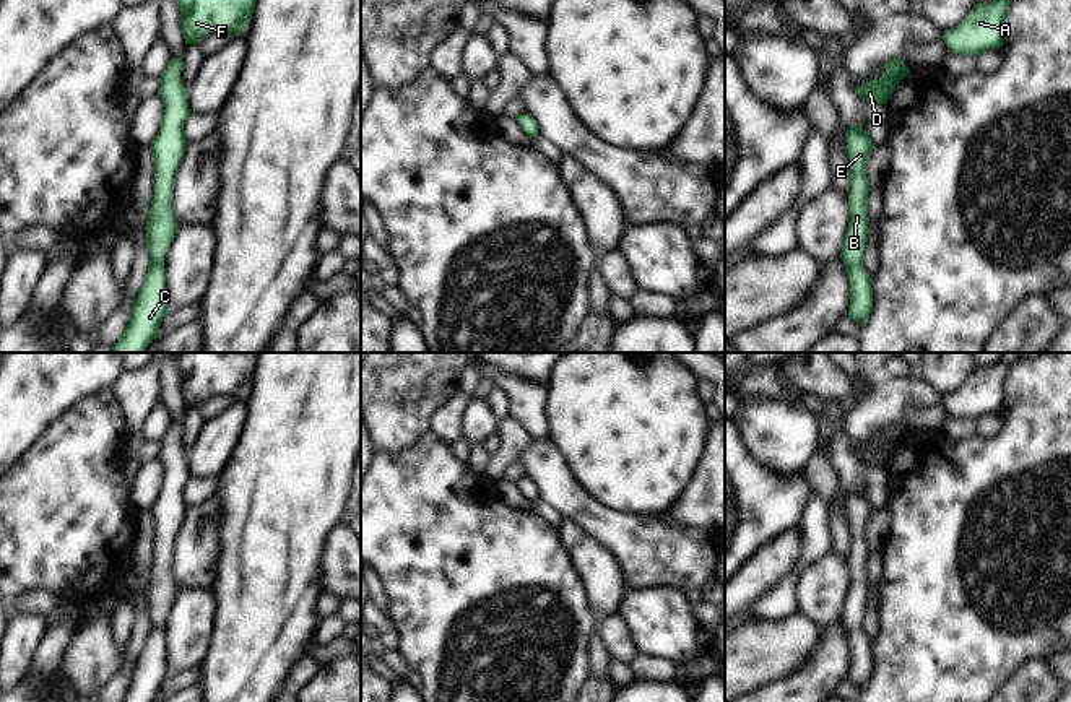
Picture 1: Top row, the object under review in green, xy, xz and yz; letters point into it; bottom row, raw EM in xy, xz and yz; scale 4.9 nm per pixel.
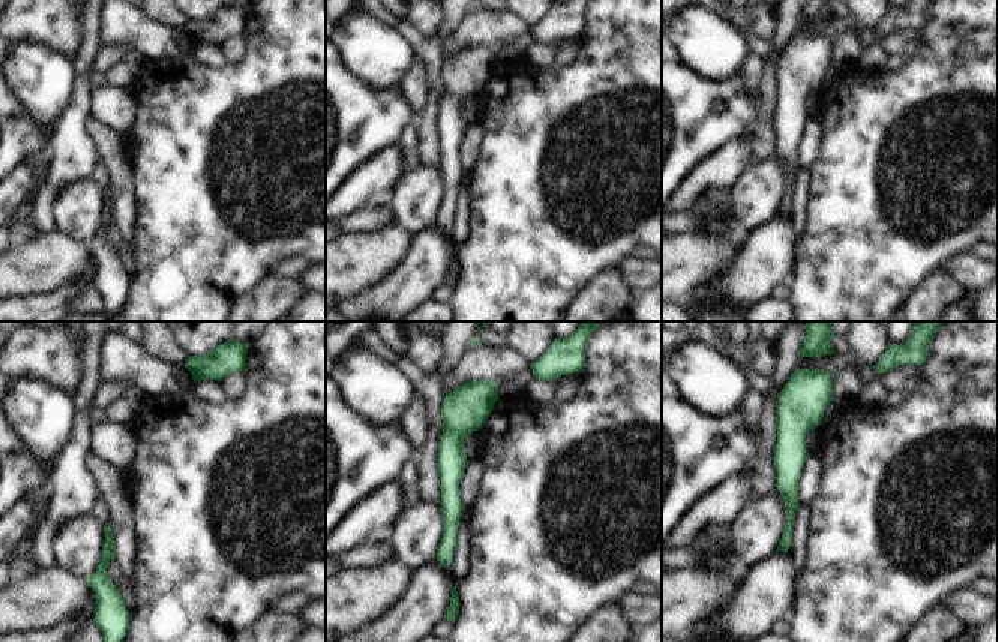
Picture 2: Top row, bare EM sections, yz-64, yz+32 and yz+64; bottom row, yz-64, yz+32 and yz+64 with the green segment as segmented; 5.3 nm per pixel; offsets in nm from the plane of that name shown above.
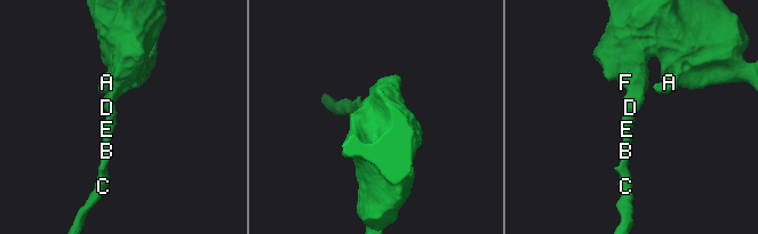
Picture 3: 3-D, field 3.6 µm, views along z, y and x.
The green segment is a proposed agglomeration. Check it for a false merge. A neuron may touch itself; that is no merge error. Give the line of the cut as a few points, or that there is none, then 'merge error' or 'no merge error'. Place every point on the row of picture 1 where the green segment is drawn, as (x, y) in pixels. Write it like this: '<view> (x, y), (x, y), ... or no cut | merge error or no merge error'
no cut | no merge error

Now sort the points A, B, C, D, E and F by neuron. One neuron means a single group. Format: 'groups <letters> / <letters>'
groups A B C D E F

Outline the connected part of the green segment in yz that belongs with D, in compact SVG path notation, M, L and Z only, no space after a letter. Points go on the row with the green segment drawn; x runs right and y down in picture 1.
M894 58L879 68L886 70L882 78L858 86L855 93L866 102L879 102L886 106L895 86L910 73L910 70L902 58Z

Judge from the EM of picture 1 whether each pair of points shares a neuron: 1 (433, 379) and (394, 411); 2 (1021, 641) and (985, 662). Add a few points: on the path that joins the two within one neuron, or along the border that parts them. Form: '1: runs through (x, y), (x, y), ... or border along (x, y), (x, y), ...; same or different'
1: runs through (423, 382), (403, 402); same
2: runs through (1013, 641), (1006, 641), (993, 654); same

